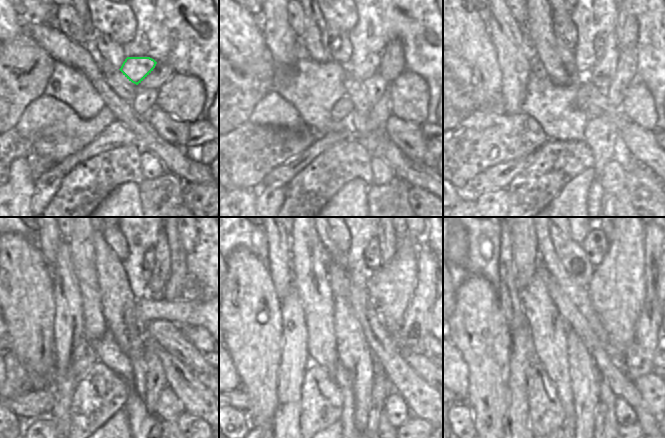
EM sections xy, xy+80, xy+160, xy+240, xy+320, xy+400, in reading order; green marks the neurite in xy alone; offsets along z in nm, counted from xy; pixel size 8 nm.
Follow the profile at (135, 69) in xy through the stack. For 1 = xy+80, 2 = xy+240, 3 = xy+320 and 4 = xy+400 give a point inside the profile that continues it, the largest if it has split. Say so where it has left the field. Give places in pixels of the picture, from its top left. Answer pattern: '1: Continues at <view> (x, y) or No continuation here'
1: Continues at xy+80 (369, 67)
2: Continues at xy+240 (149, 259)
3: Continues at xy+320 (372, 255)
4: Continues at xy+400 (595, 245)

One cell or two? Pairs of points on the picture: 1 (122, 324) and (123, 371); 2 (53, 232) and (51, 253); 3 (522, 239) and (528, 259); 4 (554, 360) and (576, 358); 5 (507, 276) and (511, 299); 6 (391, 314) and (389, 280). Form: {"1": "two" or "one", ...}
{"1": "two", "2": "one", "3": "one", "4": "two", "5": "one", "6": "one"}

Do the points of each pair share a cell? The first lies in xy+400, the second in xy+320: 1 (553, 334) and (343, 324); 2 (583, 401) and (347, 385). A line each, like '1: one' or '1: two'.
1: two
2: two

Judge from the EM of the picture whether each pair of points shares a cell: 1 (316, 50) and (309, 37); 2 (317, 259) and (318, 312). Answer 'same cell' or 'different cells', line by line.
1: same cell
2: same cell

